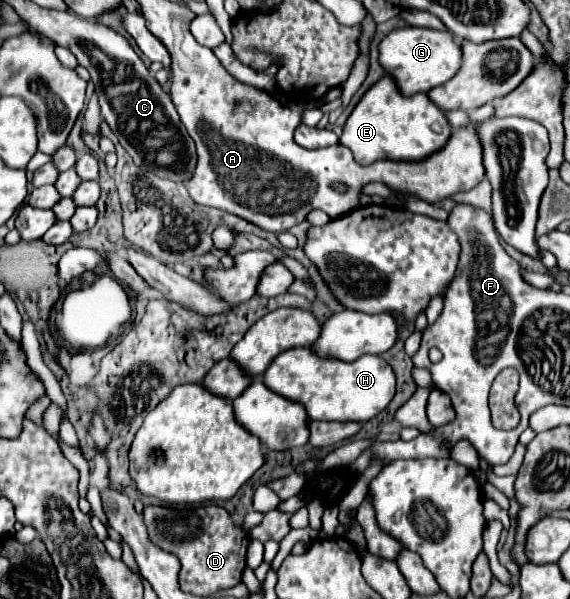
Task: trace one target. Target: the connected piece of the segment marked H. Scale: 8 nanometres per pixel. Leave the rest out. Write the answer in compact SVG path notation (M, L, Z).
M304 346L278 354L262 378L276 394L304 404L312 420L366 422L378 416L396 392L396 376L390 364L380 356L362 356L354 362L342 362L336 358L322 358L312 348Z

